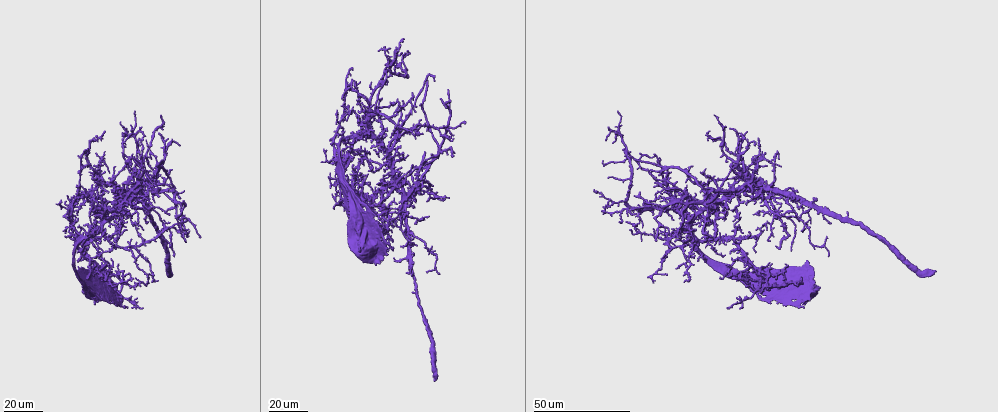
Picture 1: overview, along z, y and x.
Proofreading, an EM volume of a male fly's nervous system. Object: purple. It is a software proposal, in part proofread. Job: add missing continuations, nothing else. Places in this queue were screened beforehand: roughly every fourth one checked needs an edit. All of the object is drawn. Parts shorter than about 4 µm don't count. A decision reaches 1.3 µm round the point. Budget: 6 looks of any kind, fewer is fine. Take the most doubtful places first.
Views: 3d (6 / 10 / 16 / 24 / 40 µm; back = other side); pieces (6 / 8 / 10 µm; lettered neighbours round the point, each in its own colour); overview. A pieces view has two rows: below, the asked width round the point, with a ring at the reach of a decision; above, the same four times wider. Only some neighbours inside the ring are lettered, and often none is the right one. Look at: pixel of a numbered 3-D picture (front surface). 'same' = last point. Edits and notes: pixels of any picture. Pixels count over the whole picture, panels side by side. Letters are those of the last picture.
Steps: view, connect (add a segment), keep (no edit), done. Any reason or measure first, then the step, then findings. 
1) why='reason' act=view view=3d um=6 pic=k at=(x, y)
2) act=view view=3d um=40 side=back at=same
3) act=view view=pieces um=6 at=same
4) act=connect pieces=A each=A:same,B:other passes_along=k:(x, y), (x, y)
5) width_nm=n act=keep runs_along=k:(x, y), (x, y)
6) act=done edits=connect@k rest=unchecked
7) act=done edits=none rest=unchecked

why='an open end' act=view view=3d um=24 pic=1 at=(133, 160)

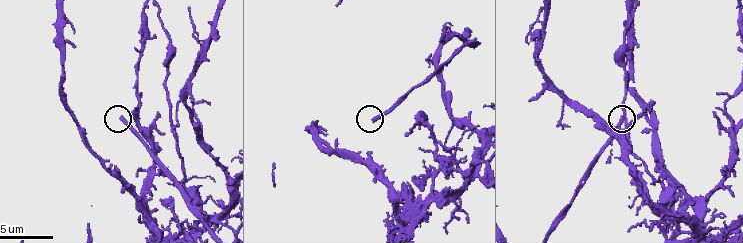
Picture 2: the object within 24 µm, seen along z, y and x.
why='zoom in' act=view view=3d um=6 pic=2 at=(374, 119)

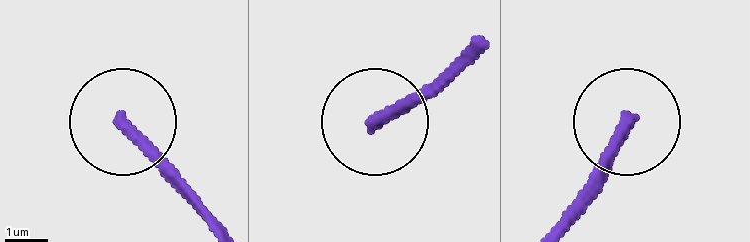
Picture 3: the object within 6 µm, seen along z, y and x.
act=view view=pieces um=6 pic=3 at=(121, 123)

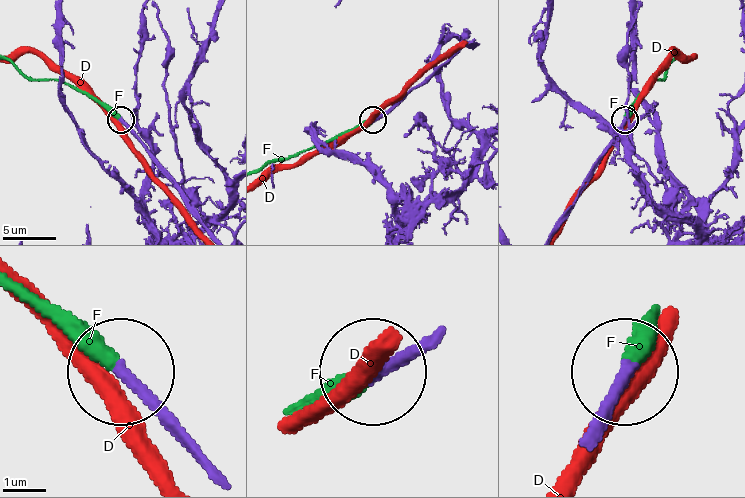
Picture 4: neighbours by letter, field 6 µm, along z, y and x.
act=connect pieces=F each=D:other,F:same passes_along=4:(146, 146), (81, 92), (28, 79), (12, 63) found='it goes on there'

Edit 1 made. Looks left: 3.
why='see it whole again' act=view view=overview

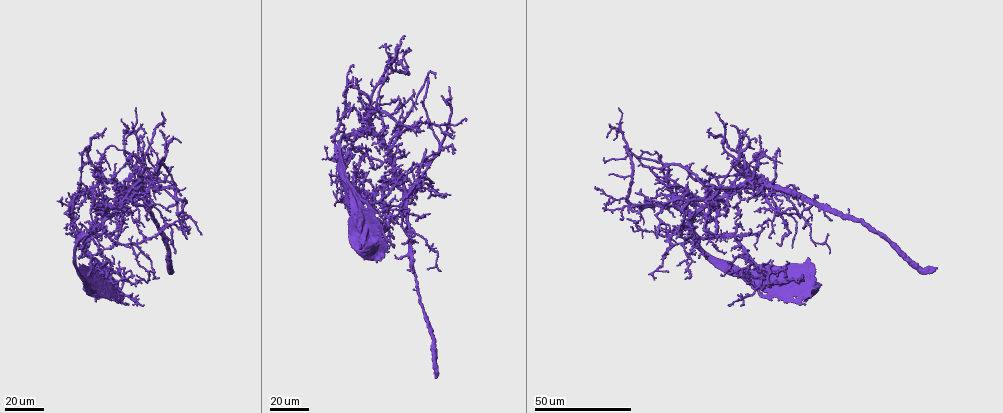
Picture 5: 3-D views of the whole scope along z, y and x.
why='free end' act=view view=3d um=40 pic=5 at=(449, 85)

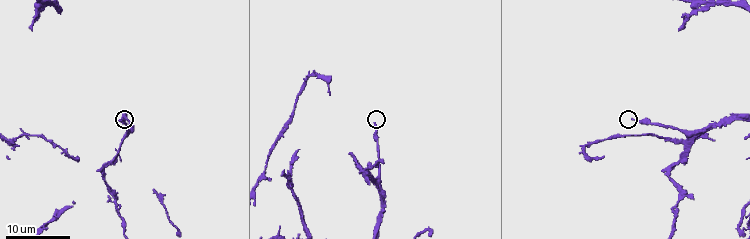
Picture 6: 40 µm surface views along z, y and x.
act=view view=pieces um=6 pic=6 at=(631, 118)

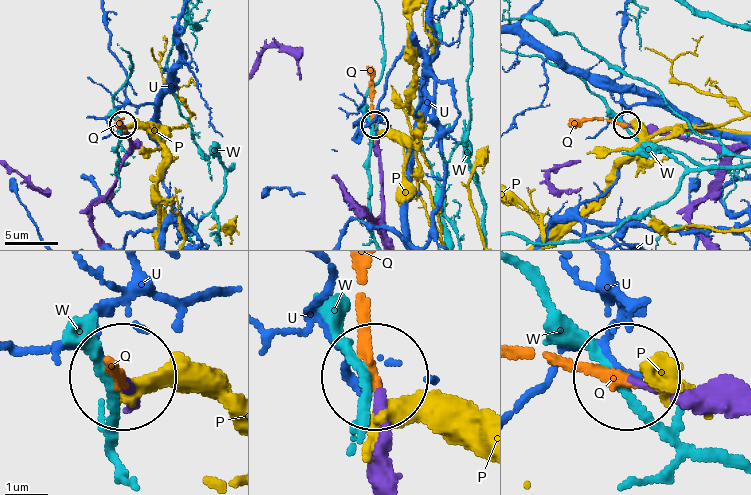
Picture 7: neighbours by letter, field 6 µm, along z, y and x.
width_nm=190 act=connect pieces=Q each=P:other,Q:same,U:other,W:other passes_along=7:(734, 415), (519, 350) found='it goes on there'

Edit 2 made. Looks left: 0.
act=done edits=connect@4,connect@7 rest=unchecked

